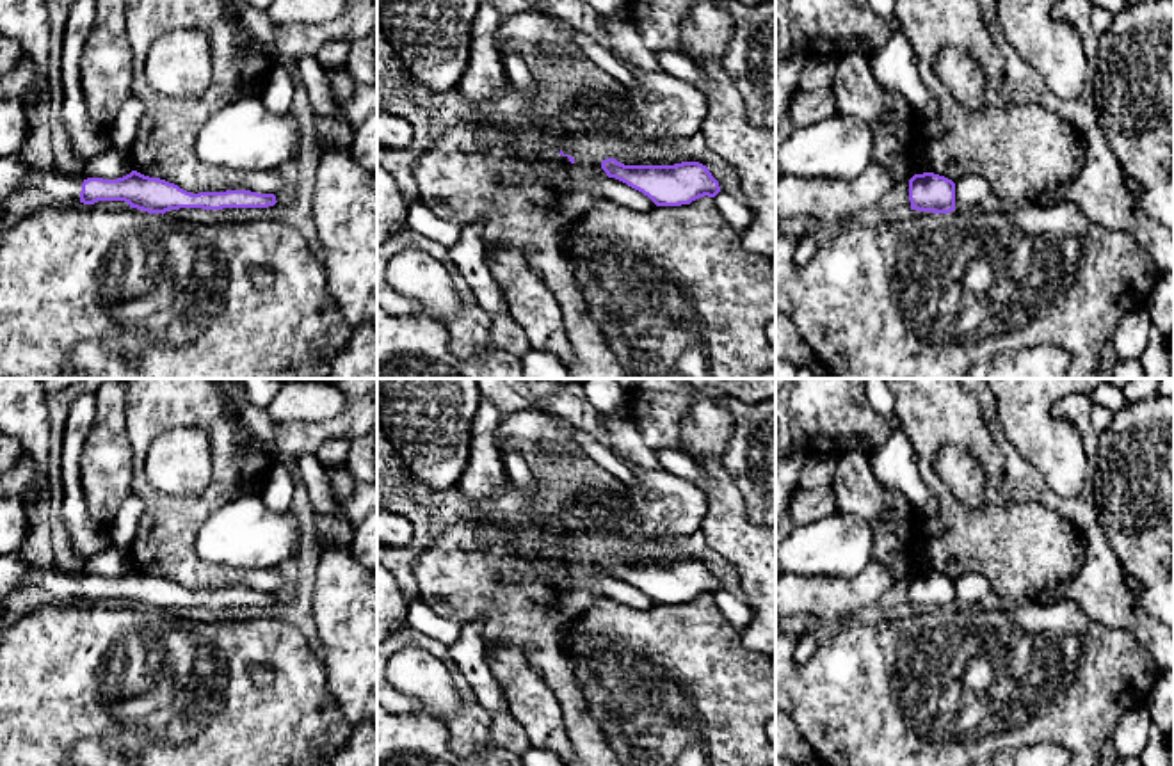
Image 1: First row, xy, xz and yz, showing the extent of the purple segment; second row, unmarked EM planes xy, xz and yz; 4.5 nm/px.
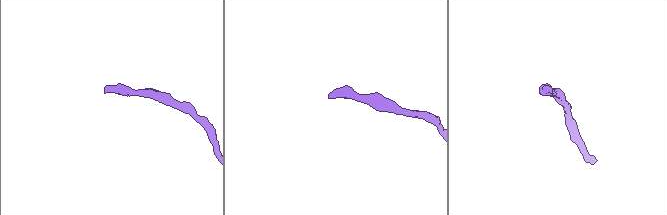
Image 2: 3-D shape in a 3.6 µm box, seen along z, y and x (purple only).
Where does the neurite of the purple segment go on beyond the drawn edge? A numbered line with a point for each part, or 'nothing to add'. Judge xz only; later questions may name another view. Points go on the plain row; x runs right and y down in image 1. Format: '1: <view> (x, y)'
nothing to add

